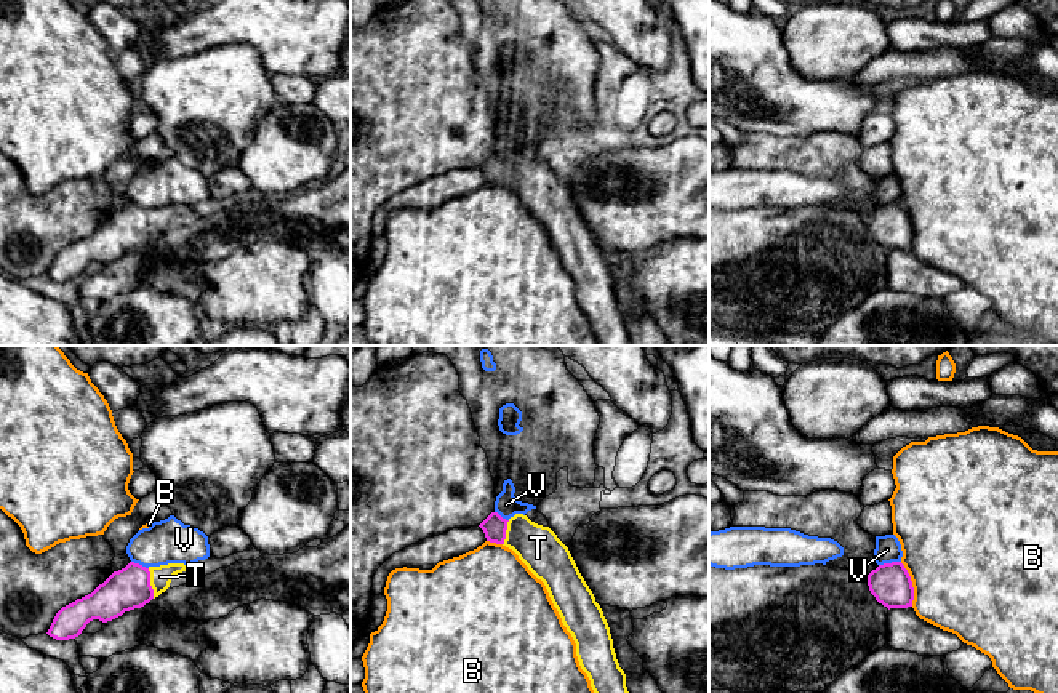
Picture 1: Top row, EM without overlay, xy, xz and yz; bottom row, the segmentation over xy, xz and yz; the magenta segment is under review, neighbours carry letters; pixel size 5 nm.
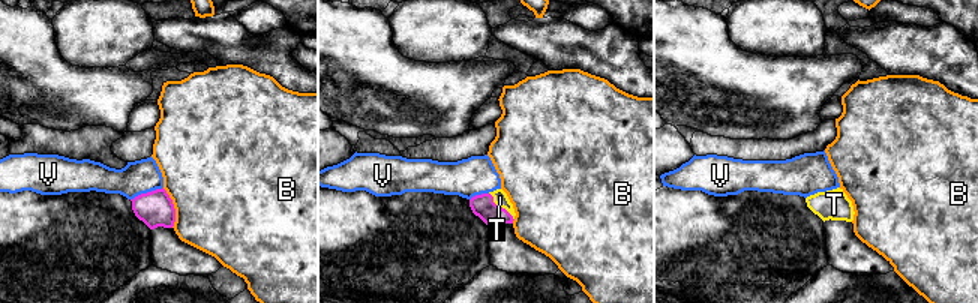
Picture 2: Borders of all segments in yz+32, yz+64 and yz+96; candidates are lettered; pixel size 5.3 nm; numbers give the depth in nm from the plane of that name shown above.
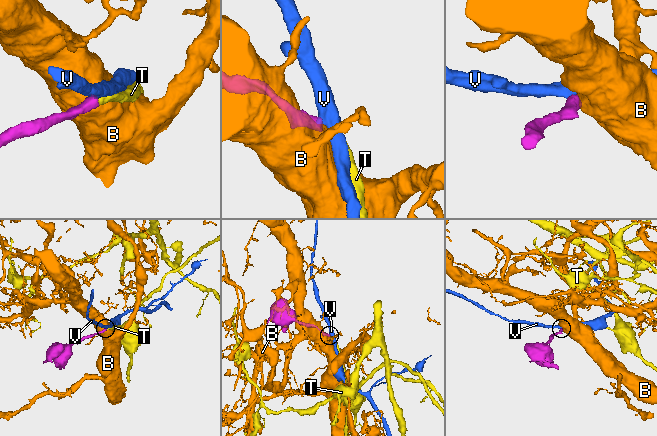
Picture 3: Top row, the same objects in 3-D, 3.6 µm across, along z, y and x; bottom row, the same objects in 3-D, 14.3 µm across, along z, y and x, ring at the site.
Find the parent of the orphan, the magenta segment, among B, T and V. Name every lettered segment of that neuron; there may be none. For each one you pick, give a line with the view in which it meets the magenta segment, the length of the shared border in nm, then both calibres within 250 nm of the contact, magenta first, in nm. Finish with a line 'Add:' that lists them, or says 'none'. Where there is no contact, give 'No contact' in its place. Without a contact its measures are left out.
T: Touches magenta in xy. Shared border 160 nm. Thickness 220 nm (magenta) against 110 nm
Add: T

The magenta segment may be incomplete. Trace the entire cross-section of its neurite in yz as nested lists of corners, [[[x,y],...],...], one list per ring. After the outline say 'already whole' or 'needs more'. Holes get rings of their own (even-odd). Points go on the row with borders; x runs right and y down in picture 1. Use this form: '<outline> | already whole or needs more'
[[[901,562],[879,565],[868,575],[868,586],[876,600],[888,610],[912,607],[914,587]]] | already whole

